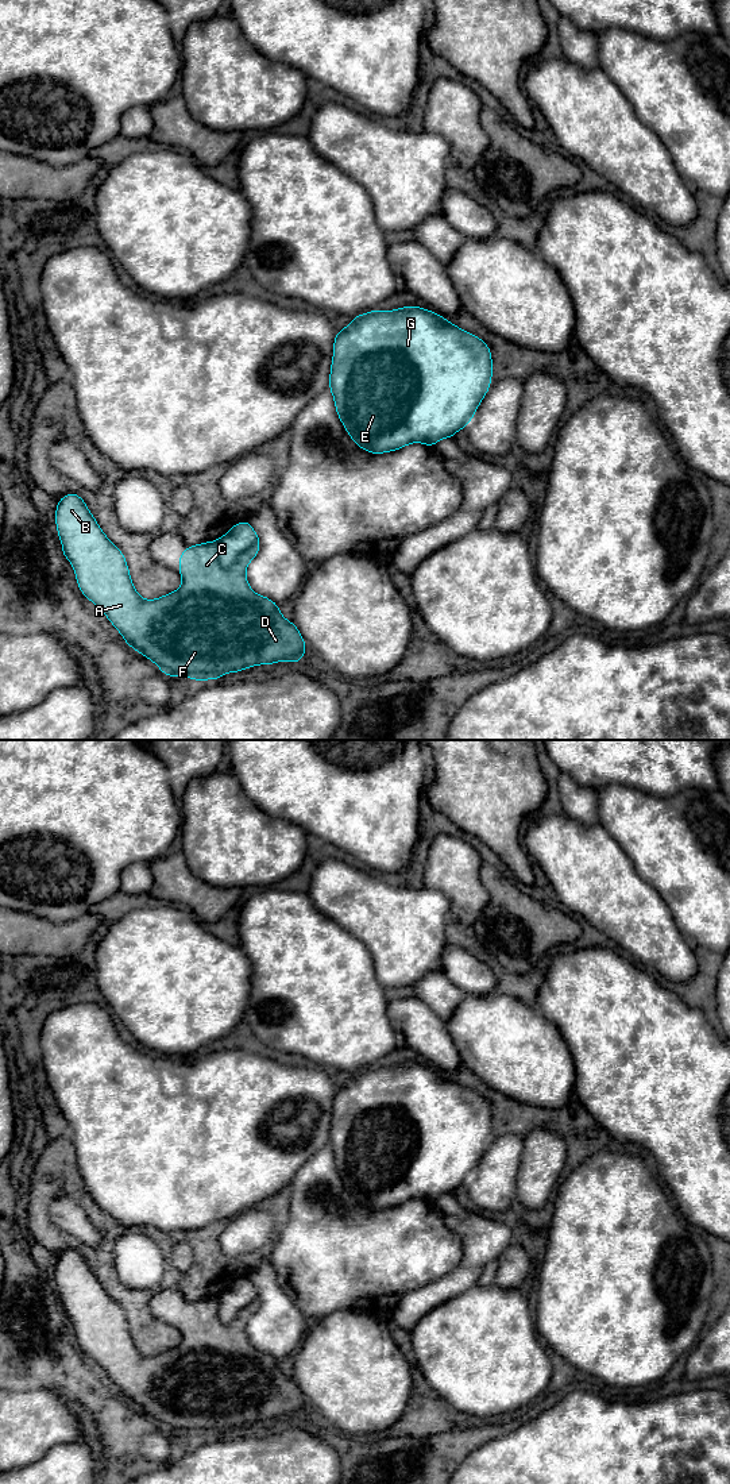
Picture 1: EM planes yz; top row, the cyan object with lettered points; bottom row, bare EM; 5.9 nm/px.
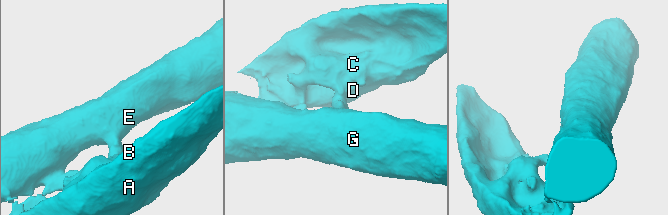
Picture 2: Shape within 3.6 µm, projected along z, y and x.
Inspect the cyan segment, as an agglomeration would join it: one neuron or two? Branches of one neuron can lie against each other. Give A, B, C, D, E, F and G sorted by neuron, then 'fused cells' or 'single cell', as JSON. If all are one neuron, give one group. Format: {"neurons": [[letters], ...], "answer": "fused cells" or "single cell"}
{"neurons": [["A", "B", "C", "D", "F"], ["E", "G"]], "answer": "fused cells"}

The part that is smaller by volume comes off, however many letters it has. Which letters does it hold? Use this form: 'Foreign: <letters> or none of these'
Foreign: A, B, C, D, F

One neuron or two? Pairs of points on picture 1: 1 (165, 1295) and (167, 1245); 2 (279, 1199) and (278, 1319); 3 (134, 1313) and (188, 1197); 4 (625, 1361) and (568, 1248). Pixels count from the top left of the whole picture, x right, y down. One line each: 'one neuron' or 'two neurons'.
1: two neurons
2: two neurons
3: two neurons
4: one neuron

